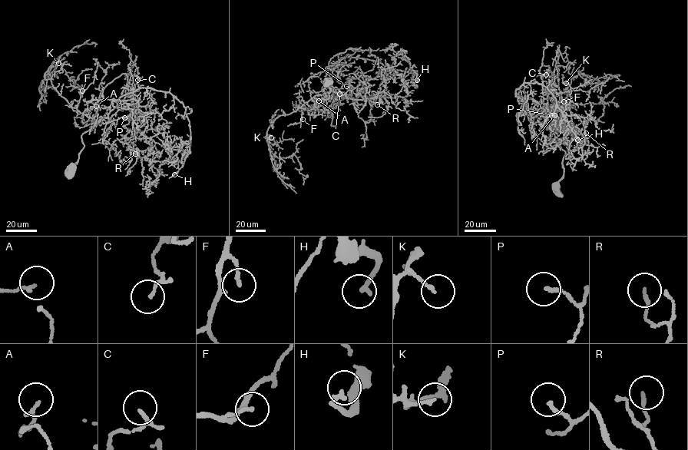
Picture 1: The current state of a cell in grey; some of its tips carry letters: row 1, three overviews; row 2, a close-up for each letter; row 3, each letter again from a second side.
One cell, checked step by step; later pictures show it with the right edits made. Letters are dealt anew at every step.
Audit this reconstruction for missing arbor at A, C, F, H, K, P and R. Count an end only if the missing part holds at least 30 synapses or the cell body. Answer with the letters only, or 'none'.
C, F, H

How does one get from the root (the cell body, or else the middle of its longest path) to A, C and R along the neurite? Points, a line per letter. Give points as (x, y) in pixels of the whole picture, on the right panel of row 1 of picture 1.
A: (557, 186), (563, 175), (562, 161), (565, 153), (553, 129), (551, 130), (559, 120), (554, 118), (554, 115)
C: (557, 186), (563, 175), (565, 152), (552, 126), (555, 100), (543, 86), (540, 77), (548, 70), (546, 74)
R: (557, 186), (565, 152), (552, 124), (555, 120), (573, 125), (585, 137), (586, 133)

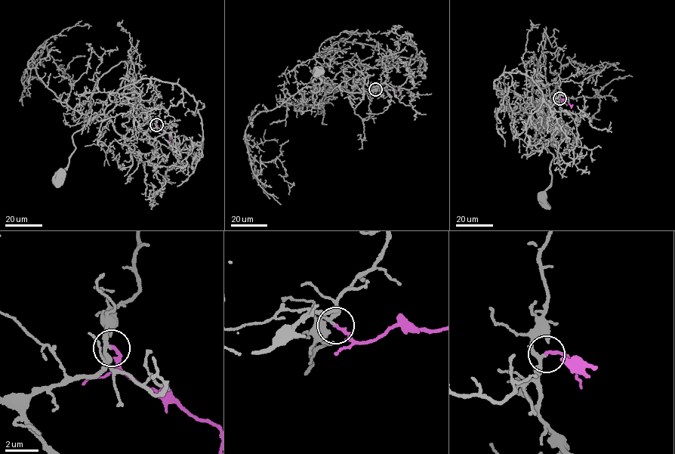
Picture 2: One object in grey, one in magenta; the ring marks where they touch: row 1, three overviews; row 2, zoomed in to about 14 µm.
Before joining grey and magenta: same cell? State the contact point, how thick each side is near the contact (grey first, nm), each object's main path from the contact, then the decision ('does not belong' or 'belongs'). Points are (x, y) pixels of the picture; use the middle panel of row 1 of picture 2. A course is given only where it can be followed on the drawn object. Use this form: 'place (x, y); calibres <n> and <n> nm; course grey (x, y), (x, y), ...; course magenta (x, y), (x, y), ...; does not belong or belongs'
place (375, 89); calibres 200 and 200 nm; course grey (375, 89), (348, 91), (321, 82), (310, 91), (315, 93), (322, 82), (318, 72); course magenta (375, 89), (395, 91); belongs

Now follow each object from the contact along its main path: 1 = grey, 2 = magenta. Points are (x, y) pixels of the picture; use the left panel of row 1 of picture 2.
1: (156, 125), (129, 138), (118, 134), (106, 115), (97, 115), (72, 135), (75, 149), (60, 174)
2: (156, 125), (168, 134), (167, 143)

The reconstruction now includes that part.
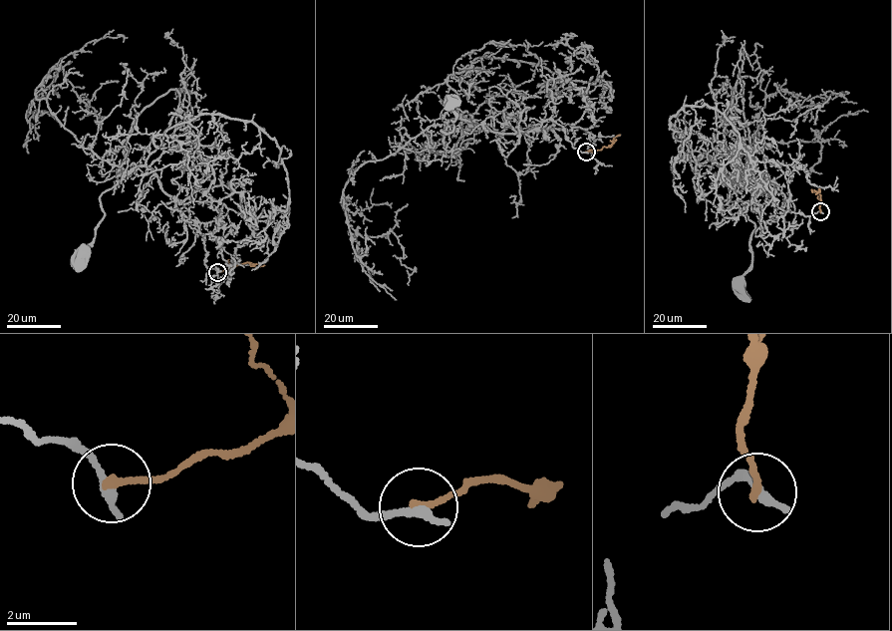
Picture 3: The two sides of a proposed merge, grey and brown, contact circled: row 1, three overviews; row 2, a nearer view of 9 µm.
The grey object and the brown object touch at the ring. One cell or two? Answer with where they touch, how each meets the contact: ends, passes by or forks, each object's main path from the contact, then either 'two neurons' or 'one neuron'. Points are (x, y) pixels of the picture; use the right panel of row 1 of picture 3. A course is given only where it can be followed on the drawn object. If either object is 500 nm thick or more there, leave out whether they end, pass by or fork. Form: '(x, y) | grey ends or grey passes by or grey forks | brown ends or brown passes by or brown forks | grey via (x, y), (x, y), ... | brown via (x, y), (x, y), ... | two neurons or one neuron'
(820, 211) | grey ends | brown ends | grey via (820, 212), (805, 216), (782, 209), (768, 178), (736, 172), (737, 194), (754, 224), (742, 284) | brown via (820, 212), (819, 190), (811, 188) | two neurons

